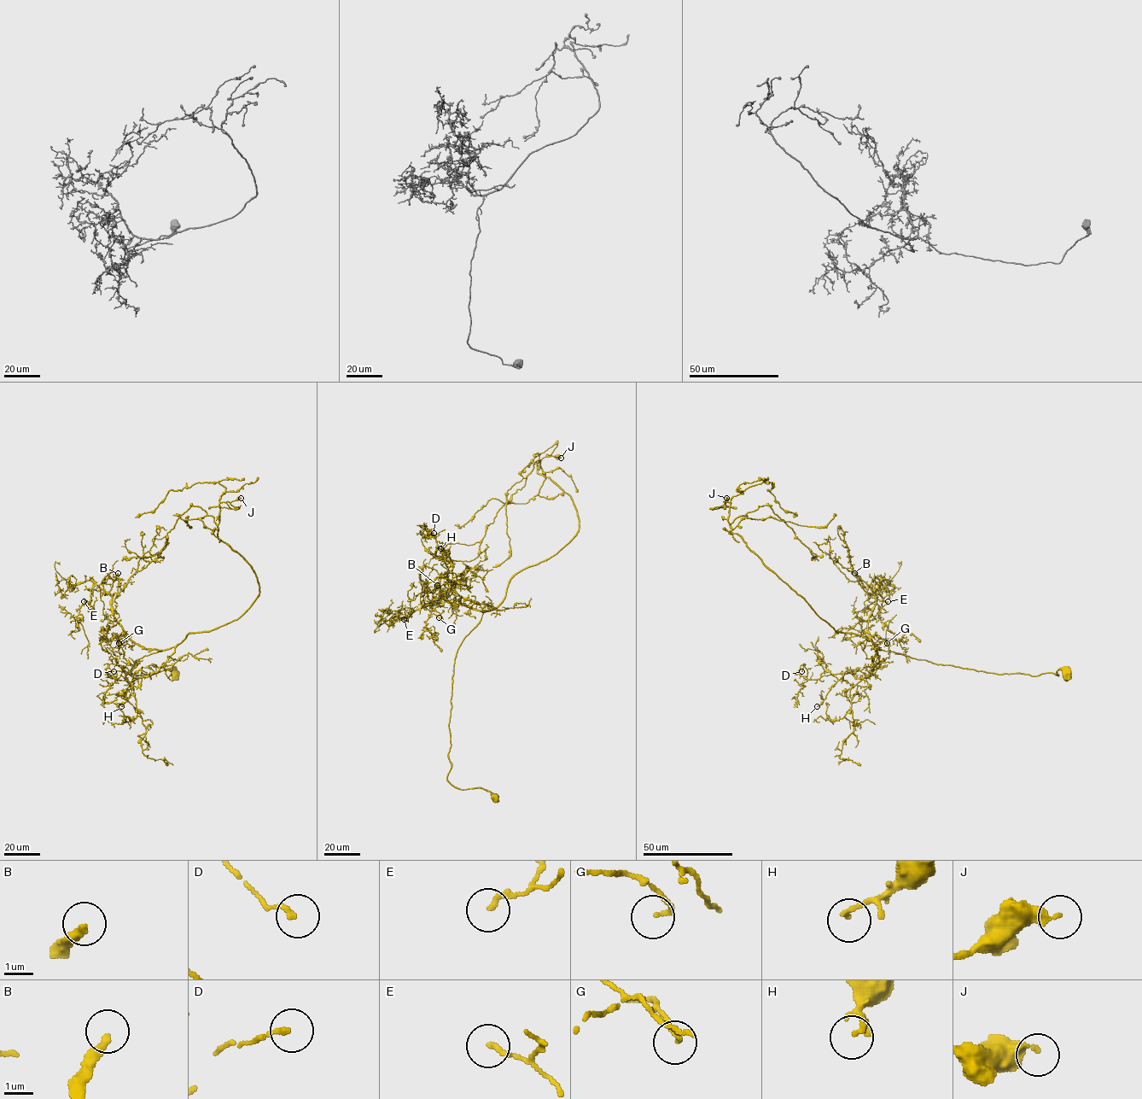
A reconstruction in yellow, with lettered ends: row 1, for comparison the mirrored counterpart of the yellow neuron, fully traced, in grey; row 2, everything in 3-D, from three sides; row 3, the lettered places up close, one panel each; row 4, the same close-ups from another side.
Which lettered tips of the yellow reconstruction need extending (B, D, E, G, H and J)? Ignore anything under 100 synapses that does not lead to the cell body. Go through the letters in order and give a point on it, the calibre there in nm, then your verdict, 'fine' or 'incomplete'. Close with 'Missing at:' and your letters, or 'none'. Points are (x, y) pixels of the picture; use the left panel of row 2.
B: place (118, 573); calibre 260 nm; incomplete
D: place (113, 671); calibre 180 nm; fine
E: place (84, 601); calibre 170 nm; fine
G: place (119, 643); calibre 150 nm; fine
H: place (121, 706); calibre 170 nm; fine
J: place (241, 498); calibre 320 nm; fine
Missing at: B

